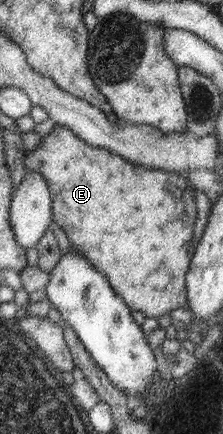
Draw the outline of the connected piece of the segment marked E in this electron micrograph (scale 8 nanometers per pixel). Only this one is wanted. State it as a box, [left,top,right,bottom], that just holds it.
[25,125,197,318]

